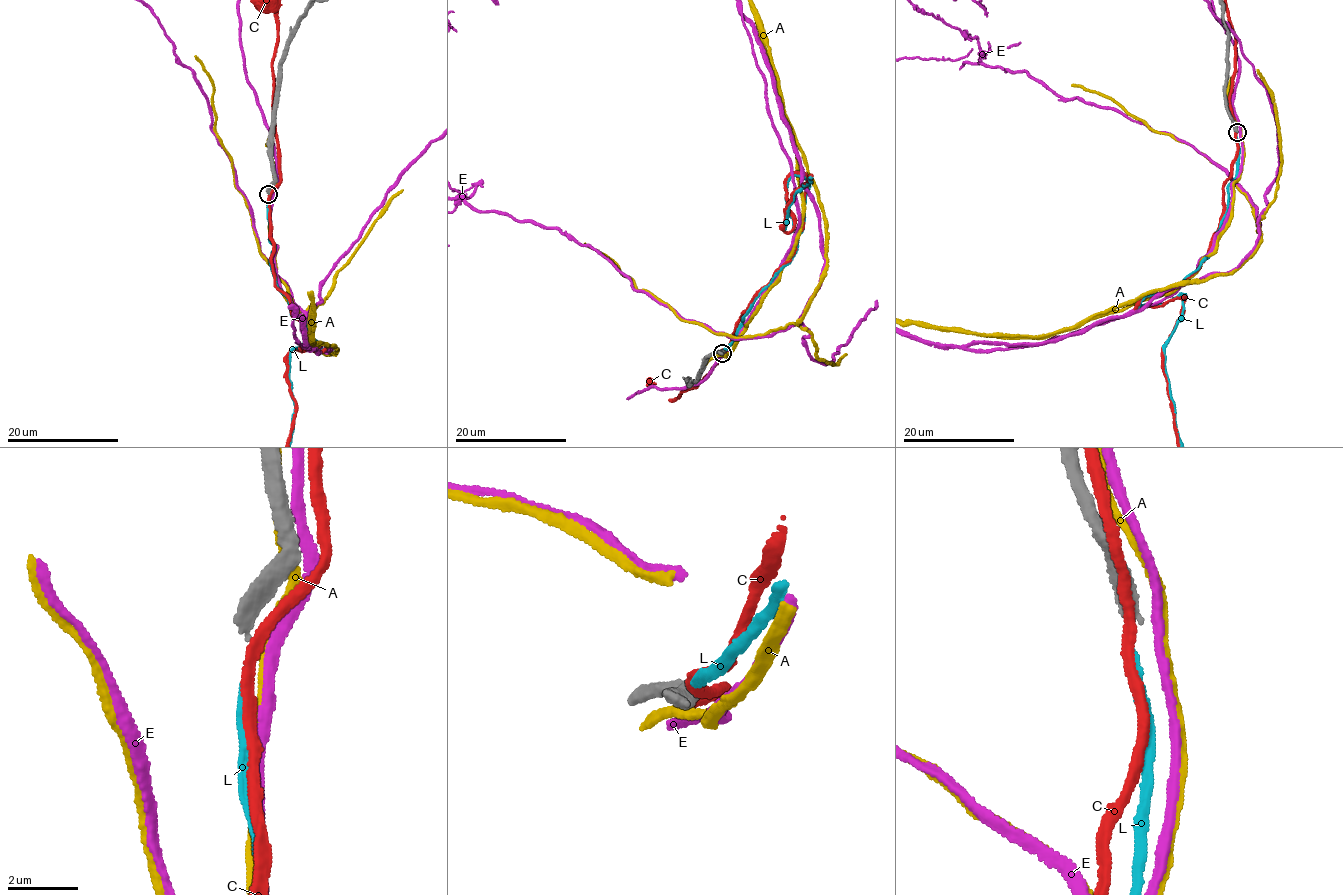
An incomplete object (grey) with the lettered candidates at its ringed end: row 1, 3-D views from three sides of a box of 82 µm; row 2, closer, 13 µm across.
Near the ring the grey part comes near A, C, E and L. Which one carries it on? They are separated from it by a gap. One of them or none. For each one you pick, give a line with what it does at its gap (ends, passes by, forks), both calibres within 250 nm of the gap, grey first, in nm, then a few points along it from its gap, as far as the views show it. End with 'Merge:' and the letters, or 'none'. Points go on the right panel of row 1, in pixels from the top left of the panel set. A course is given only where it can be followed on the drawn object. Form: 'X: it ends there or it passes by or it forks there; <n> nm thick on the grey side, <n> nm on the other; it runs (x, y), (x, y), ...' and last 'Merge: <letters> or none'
Merge: none

